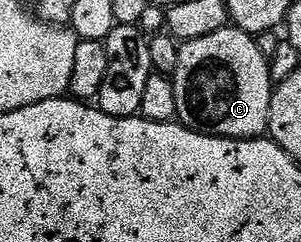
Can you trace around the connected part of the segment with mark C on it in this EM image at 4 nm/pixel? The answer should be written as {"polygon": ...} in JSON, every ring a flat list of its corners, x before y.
{"polygon":[[229,24,223,30,210,32,210,36,202,36,202,40,183,43,179,49,177,68,171,75,171,80,174,84,174,100,178,100,176,117,181,126,219,138,259,138,268,134,274,83,268,67,270,60,258,50,253,35]]}

